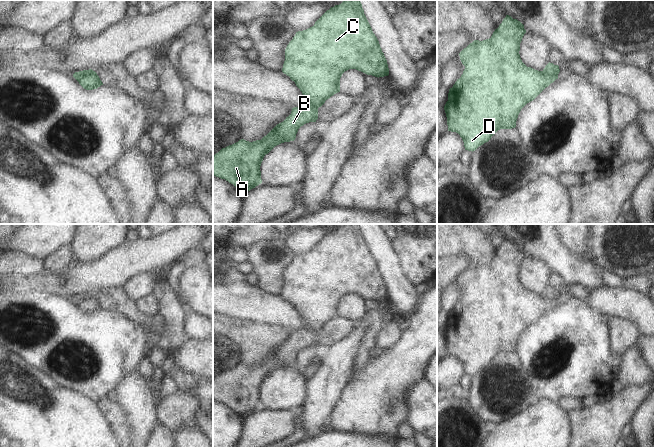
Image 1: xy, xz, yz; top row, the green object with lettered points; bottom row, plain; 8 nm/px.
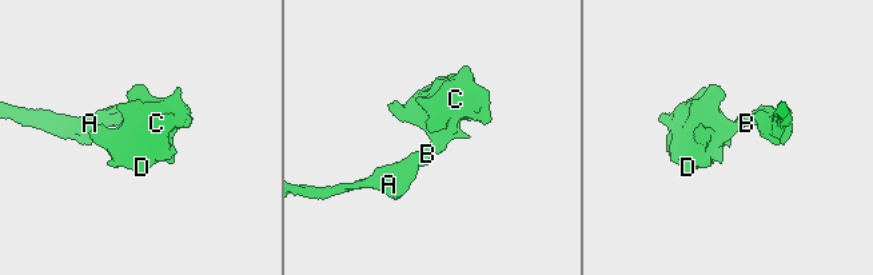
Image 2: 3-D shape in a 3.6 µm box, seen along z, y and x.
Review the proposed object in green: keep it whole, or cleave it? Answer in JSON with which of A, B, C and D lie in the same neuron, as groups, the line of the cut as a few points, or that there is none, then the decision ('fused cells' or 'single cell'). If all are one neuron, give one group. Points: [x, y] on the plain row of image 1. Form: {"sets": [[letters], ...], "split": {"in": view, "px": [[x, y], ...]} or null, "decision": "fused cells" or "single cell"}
{"sets": [["A", "B"], ["C", "D"]], "split": {"in": "xy", "px": [[93, 295], [84, 298], [77, 304]]}, "decision": "fused cells"}

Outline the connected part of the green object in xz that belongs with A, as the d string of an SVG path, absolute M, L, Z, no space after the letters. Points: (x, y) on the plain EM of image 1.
M316 331L292 332L291 338L261 364L249 366L241 363L213 379L213 400L225 403L241 415L250 415L262 407L260 390L264 380L275 370L294 365L301 350L317 343Z

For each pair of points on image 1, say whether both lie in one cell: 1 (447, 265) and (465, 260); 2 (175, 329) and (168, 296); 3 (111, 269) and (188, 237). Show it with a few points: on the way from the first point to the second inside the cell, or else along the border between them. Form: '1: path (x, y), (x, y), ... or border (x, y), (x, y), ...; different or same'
1: path (451, 265), (461, 263); same
2: path (175, 321), (175, 313), (171, 304); same
3: path (130, 260), (143, 255), (160, 253), (169, 248); same

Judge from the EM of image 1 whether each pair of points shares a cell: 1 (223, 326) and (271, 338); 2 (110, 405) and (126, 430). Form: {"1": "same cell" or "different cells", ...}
{"1": "same cell", "2": "same cell"}

